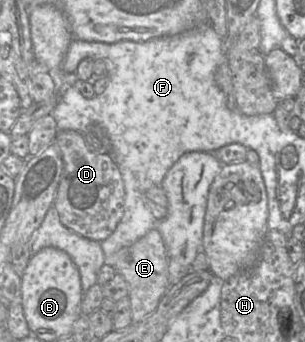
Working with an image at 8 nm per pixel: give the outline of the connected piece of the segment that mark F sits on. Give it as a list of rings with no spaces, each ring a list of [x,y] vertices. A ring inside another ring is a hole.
[[[209,24],[198,25],[174,36],[152,38],[146,41],[121,40],[115,43],[92,42],[73,39],[65,55],[61,70],[74,73],[84,58],[103,59],[108,67],[108,85],[104,92],[92,98],[85,98],[73,84],[68,84],[59,93],[59,101],[50,113],[57,123],[58,130],[75,130],[88,133],[89,126],[100,125],[110,141],[110,154],[120,170],[125,190],[123,215],[115,230],[104,240],[96,241],[72,231],[64,226],[56,208],[52,205],[40,226],[32,234],[29,244],[31,254],[40,249],[53,246],[69,254],[77,266],[82,292],[95,283],[105,257],[110,257],[123,247],[128,247],[144,236],[149,230],[156,229],[156,219],[145,203],[145,191],[152,186],[161,185],[167,171],[185,153],[192,151],[210,152],[235,143],[240,136],[222,137],[221,135],[258,135],[266,136],[268,130],[262,126],[277,124],[273,114],[246,116],[238,110],[230,110],[226,98],[215,81],[215,74],[221,59],[226,55],[227,43]]]

